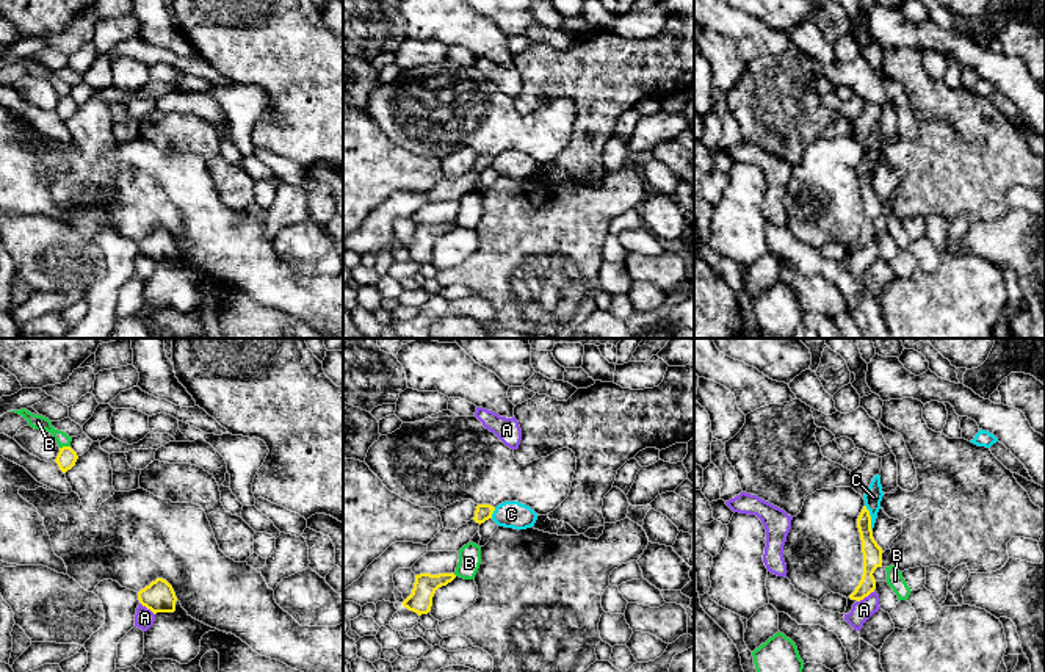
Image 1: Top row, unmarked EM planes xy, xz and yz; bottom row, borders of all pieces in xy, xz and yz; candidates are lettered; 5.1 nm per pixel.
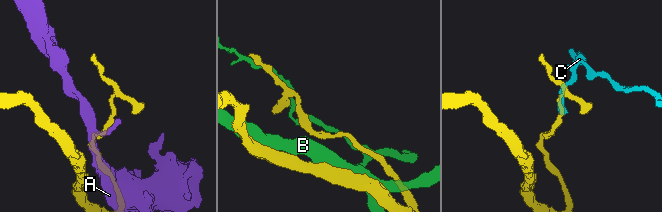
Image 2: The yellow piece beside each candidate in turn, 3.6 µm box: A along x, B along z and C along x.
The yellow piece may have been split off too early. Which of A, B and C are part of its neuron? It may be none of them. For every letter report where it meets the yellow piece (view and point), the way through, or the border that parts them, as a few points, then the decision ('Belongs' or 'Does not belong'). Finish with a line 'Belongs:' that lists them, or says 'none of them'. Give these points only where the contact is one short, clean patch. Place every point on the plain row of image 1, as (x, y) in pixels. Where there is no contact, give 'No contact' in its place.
A: Touches yellow at yz (865, 245). Does not belong
B: Touches yellow at xy (65, 96). Does not belong
C: Touches yellow at yz (870, 166). Boundary: yz (865, 154), (871, 179). Does not belong
Belongs: none of them

